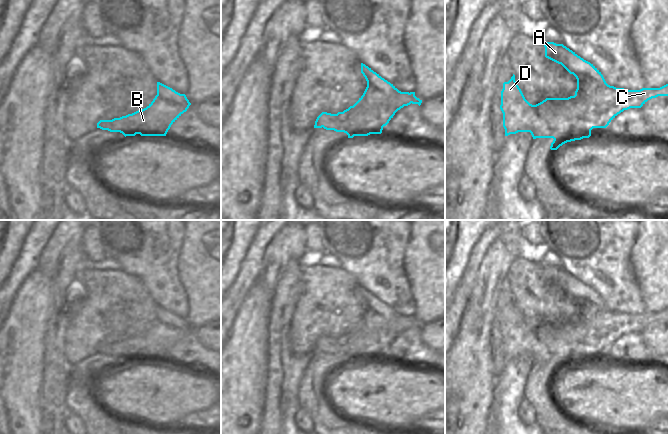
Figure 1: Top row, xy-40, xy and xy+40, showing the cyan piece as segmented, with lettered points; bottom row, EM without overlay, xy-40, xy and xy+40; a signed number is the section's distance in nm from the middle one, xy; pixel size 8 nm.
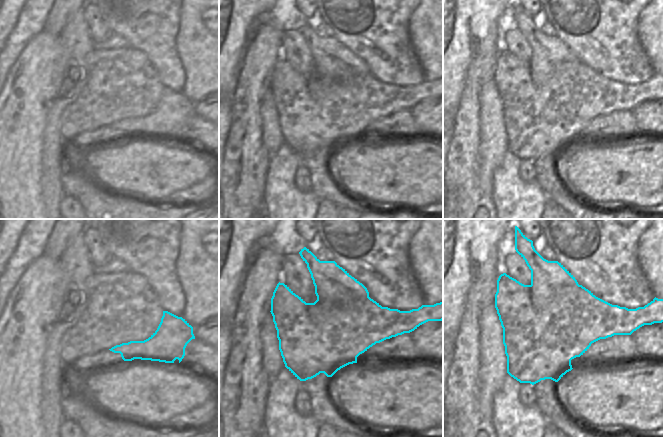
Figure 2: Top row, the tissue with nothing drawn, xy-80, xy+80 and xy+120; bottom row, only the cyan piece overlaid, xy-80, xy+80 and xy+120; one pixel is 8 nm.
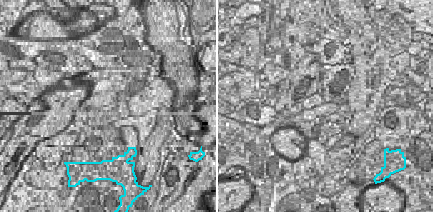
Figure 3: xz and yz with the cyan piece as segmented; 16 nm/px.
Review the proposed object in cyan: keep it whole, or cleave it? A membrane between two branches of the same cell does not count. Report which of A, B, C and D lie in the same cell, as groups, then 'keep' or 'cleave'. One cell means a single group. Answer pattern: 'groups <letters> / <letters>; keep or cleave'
groups A B / C D; cleave

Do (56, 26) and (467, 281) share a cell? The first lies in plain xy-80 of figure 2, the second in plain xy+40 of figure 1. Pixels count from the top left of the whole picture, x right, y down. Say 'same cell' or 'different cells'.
different cells

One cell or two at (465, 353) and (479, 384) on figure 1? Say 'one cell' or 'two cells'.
two cells

